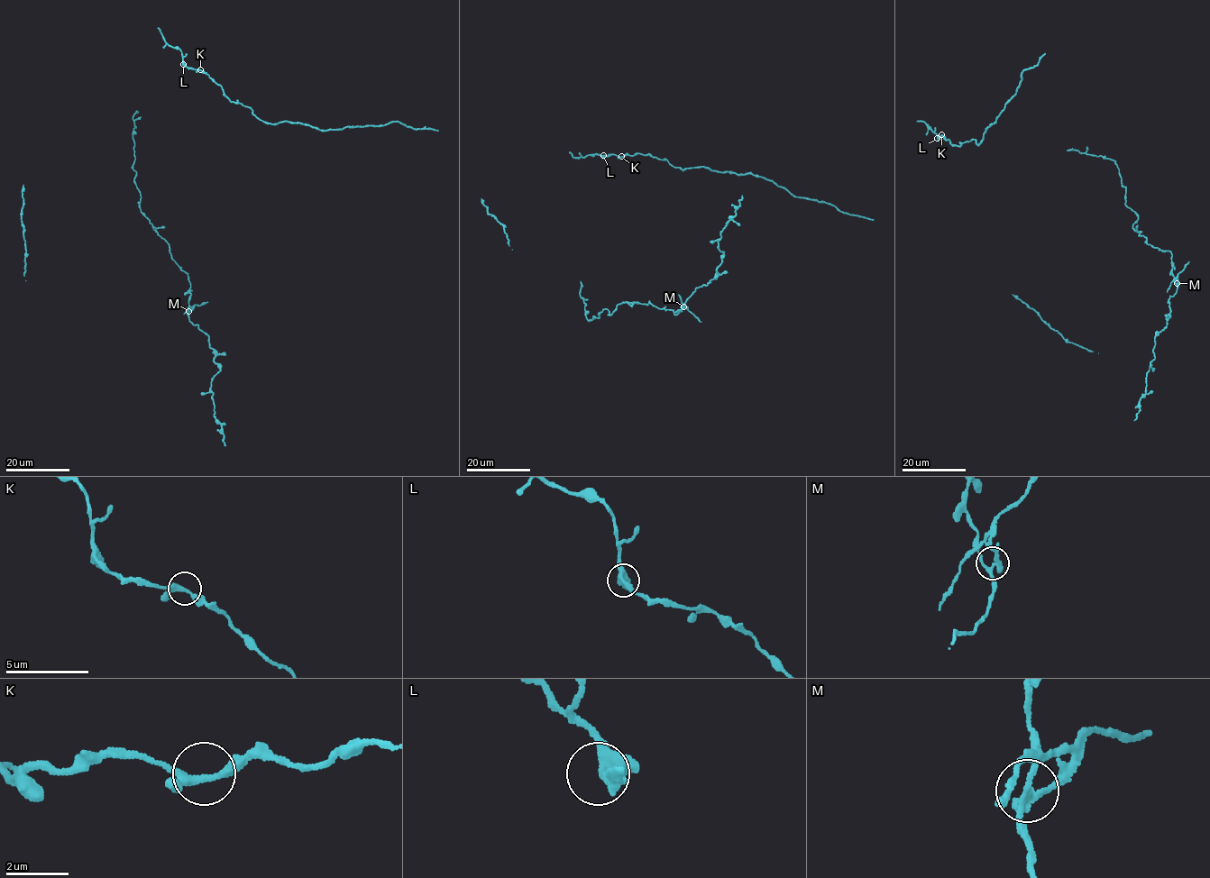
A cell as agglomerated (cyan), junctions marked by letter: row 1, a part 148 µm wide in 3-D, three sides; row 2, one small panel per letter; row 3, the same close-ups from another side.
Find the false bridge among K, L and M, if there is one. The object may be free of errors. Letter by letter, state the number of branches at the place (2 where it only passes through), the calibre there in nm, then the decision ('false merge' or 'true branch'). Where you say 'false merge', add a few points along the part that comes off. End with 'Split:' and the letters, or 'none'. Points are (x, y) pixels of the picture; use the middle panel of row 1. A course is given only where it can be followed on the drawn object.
K: 3 | 240 nm | true branch
L: 3 | 320 nm | true branch
M: 3 | 220 nm | false merge | (682, 306), (701, 321)
Split: M

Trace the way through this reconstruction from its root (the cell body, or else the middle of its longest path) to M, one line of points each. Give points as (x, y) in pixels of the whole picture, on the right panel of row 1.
M: (1079, 151), (1115, 160), (1125, 187), (1125, 205), (1138, 215), (1132, 228), (1146, 243), (1171, 252), (1177, 283)

